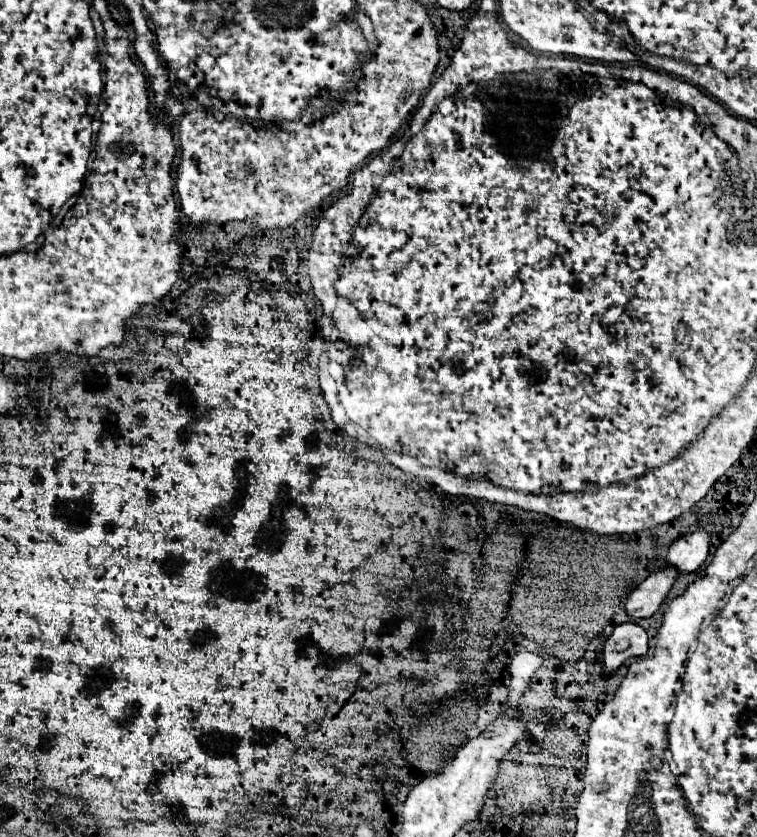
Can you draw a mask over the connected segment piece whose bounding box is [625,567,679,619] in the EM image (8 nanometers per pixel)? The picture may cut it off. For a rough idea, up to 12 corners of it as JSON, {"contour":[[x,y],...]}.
{"contour":[[677,571],[649,575],[627,597],[631,619],[649,619],[671,591]]}

